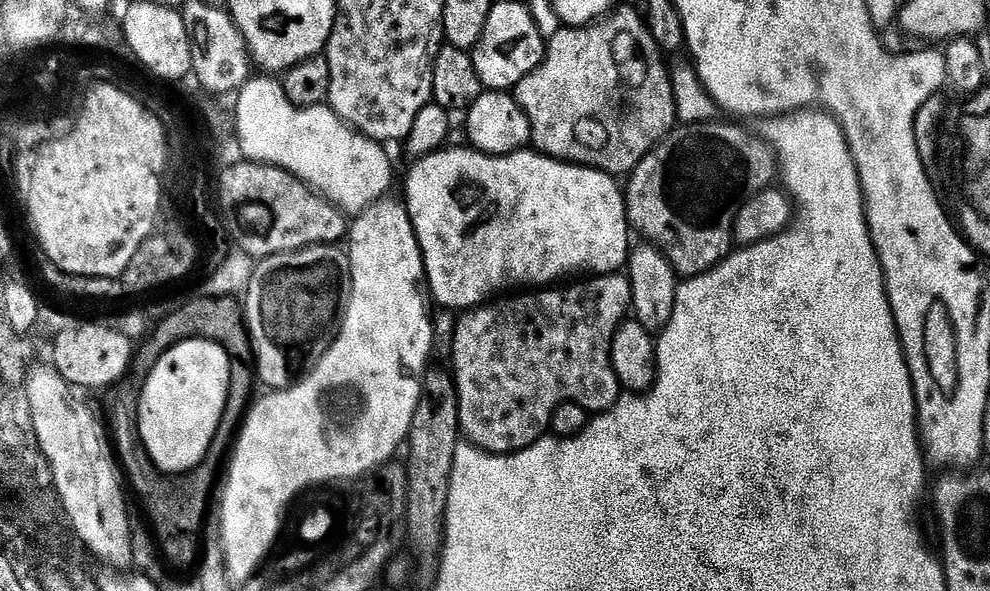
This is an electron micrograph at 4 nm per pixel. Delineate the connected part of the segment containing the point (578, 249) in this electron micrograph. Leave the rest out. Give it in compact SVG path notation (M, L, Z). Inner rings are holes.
M471 146L464 148L445 147L443 150L429 152L415 161L416 165L408 172L404 180L404 196L402 203L408 210L408 217L424 259L424 280L427 291L444 308L460 308L471 310L481 307L485 302L507 293L509 290L536 290L541 286L552 286L563 276L580 274L616 274L625 267L630 251L630 225L626 196L615 179L607 172L599 172L596 168L585 168L579 164L570 164L562 160L554 160L551 156L543 155L535 150L521 150L511 152L509 156L487 156L484 152L477 152Z

